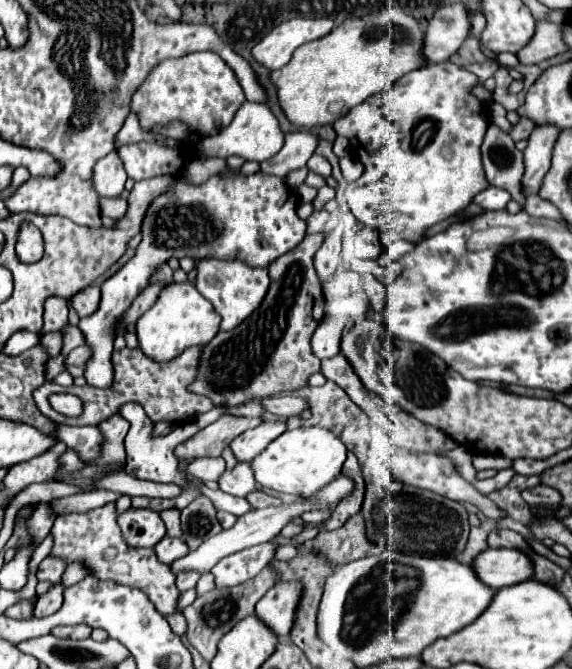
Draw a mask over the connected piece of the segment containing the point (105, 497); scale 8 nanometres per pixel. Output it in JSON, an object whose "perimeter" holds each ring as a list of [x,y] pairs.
{"perimeter":[[[90,491],[88,495],[70,495],[54,501],[54,509],[58,513],[76,513],[76,511],[84,513],[96,507],[104,507],[104,503],[114,503],[118,499],[120,495],[112,491]]]}

